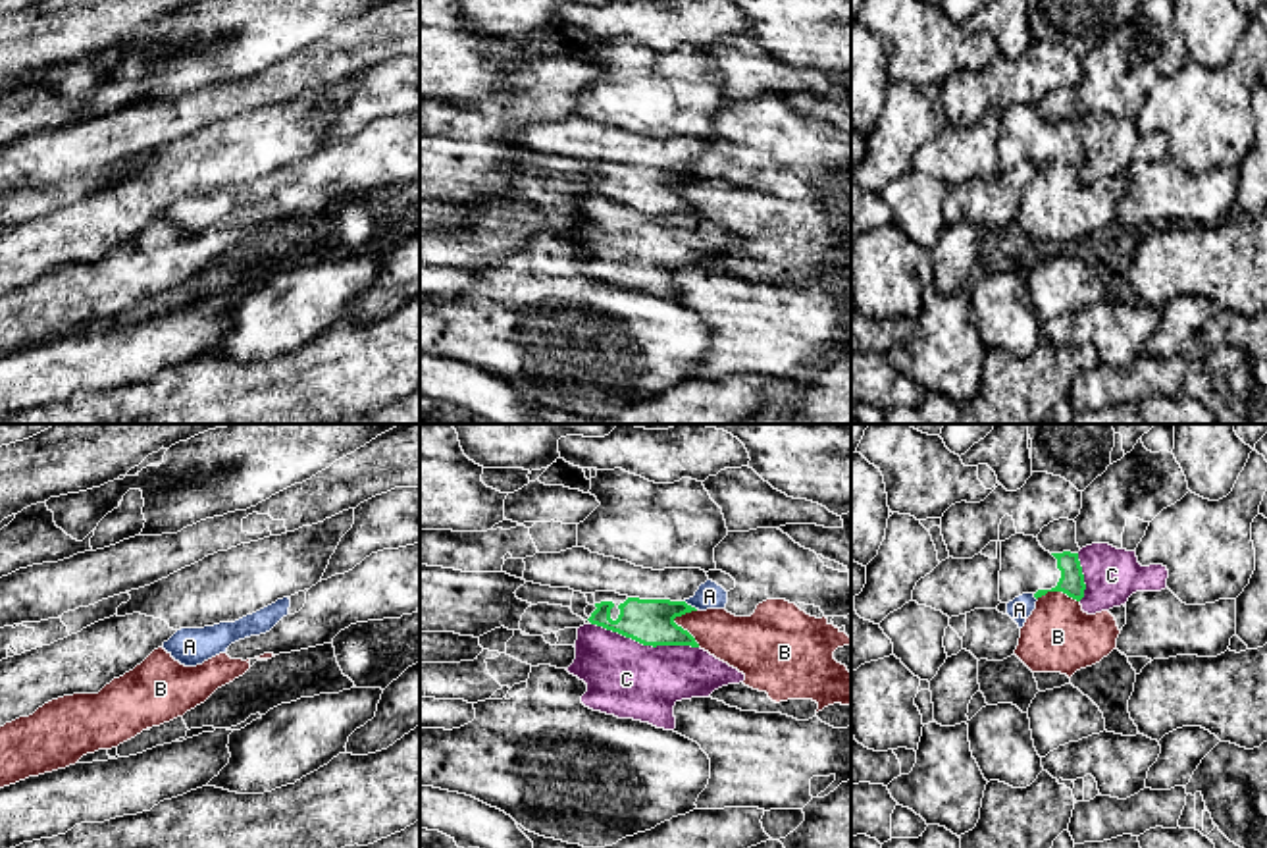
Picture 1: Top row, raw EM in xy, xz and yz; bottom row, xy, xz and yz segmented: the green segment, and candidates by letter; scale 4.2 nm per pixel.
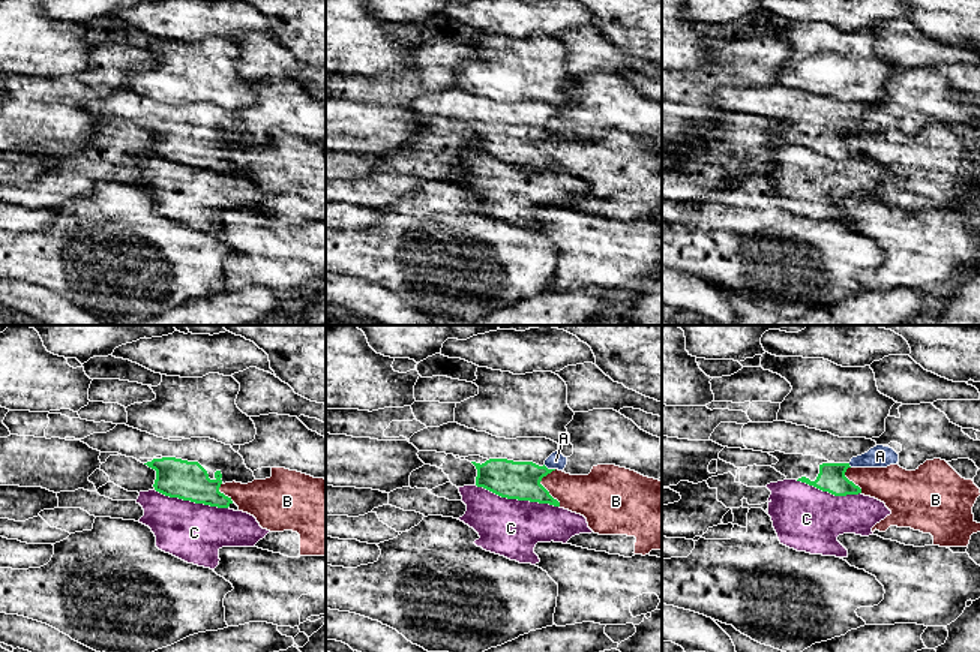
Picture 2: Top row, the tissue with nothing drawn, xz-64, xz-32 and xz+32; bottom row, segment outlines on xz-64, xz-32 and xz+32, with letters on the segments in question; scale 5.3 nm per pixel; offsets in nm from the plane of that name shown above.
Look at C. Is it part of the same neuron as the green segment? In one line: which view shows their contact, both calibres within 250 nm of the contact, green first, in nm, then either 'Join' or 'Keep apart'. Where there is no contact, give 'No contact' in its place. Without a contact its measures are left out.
Touches green in xz. Thickness 190 nm (green) against 320 nm. Keep apart

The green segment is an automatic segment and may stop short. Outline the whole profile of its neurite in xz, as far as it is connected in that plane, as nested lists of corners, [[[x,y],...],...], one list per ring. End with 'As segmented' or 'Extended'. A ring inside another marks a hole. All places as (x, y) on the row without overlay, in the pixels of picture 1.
[[[572,116],[506,127],[501,141],[541,154],[593,162],[595,172],[585,175],[587,189],[643,214],[699,216],[674,187],[697,179],[685,170],[709,148],[701,137],[653,139]]]. Extended

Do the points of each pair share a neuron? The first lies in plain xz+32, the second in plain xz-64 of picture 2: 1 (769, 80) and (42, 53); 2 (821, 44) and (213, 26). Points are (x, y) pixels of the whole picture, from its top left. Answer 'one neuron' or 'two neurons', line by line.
1: two neurons
2: two neurons

